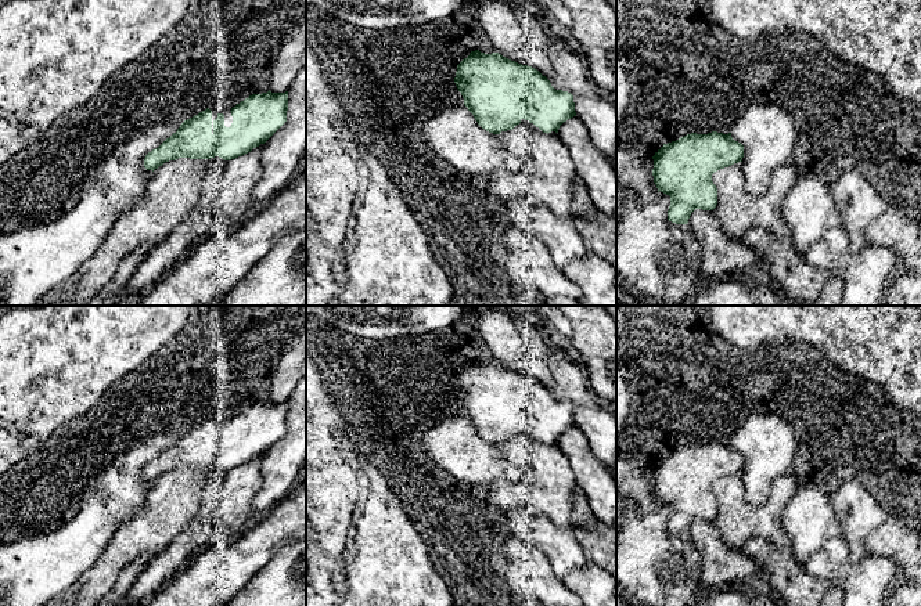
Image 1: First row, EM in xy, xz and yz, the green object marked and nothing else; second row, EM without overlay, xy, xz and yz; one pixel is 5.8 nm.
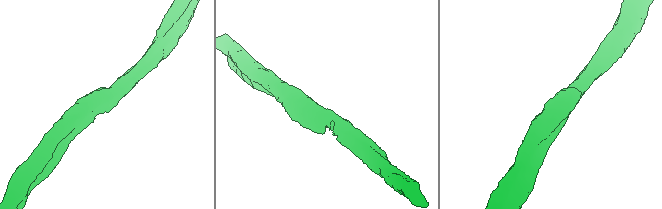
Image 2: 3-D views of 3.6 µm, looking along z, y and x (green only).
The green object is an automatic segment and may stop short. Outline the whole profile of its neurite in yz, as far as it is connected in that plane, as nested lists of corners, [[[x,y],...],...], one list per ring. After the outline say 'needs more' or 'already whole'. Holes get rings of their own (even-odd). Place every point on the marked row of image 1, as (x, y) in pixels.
[[[691,133],[663,144],[652,156],[652,176],[658,192],[670,196],[668,220],[687,224],[695,209],[713,210],[717,188],[712,174],[742,158],[744,145],[731,133]]] | already whole

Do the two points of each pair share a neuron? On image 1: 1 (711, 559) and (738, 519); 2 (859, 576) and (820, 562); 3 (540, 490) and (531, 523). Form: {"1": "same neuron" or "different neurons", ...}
{"1": "different neurons", "2": "same neuron", "3": "different neurons"}

